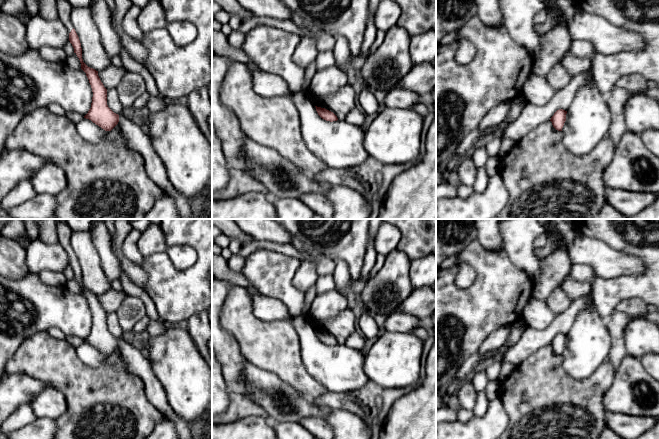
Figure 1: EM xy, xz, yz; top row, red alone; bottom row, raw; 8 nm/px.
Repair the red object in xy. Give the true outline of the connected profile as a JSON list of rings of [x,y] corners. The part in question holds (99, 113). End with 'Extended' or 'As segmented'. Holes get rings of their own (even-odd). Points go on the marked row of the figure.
[[[56,0],[58,17],[69,32],[69,41],[74,53],[80,60],[81,69],[86,73],[92,88],[91,108],[84,118],[104,129],[111,131],[118,123],[130,148],[138,152],[145,161],[147,175],[174,200],[180,219],[192,219],[189,199],[180,194],[170,183],[164,163],[156,154],[151,139],[139,126],[137,121],[114,113],[107,105],[107,89],[101,82],[98,71],[88,67],[82,59],[82,48],[79,37],[71,22],[72,5],[67,0]]]. Extended

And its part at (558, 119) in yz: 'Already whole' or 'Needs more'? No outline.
Already whole

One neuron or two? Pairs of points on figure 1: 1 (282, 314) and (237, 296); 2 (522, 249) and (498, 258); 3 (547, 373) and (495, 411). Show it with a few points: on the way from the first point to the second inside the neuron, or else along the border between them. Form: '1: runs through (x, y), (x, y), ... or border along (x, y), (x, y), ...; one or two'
1: border along (246, 288), (251, 299), (252, 312), (265, 322); two
2: border along (502, 249), (515, 266), (524, 270); two
3: border along (498, 396), (507, 415), (508, 425), (506, 428); two

